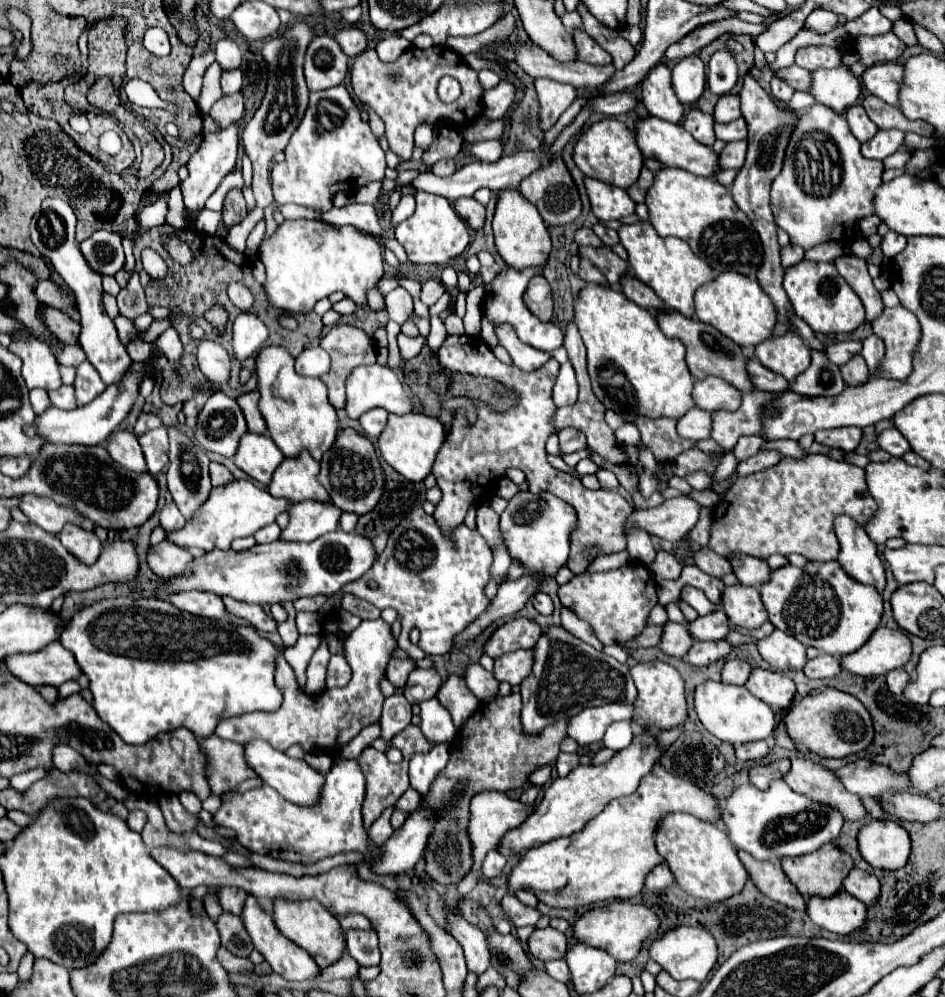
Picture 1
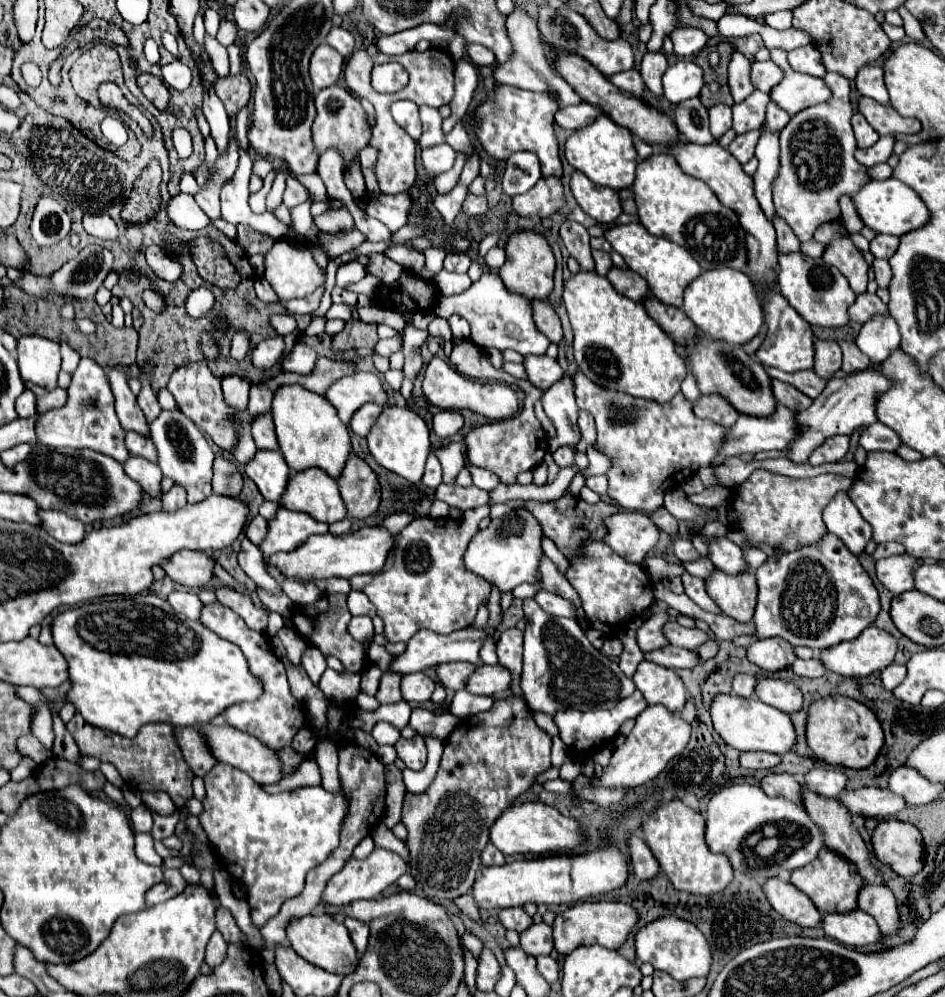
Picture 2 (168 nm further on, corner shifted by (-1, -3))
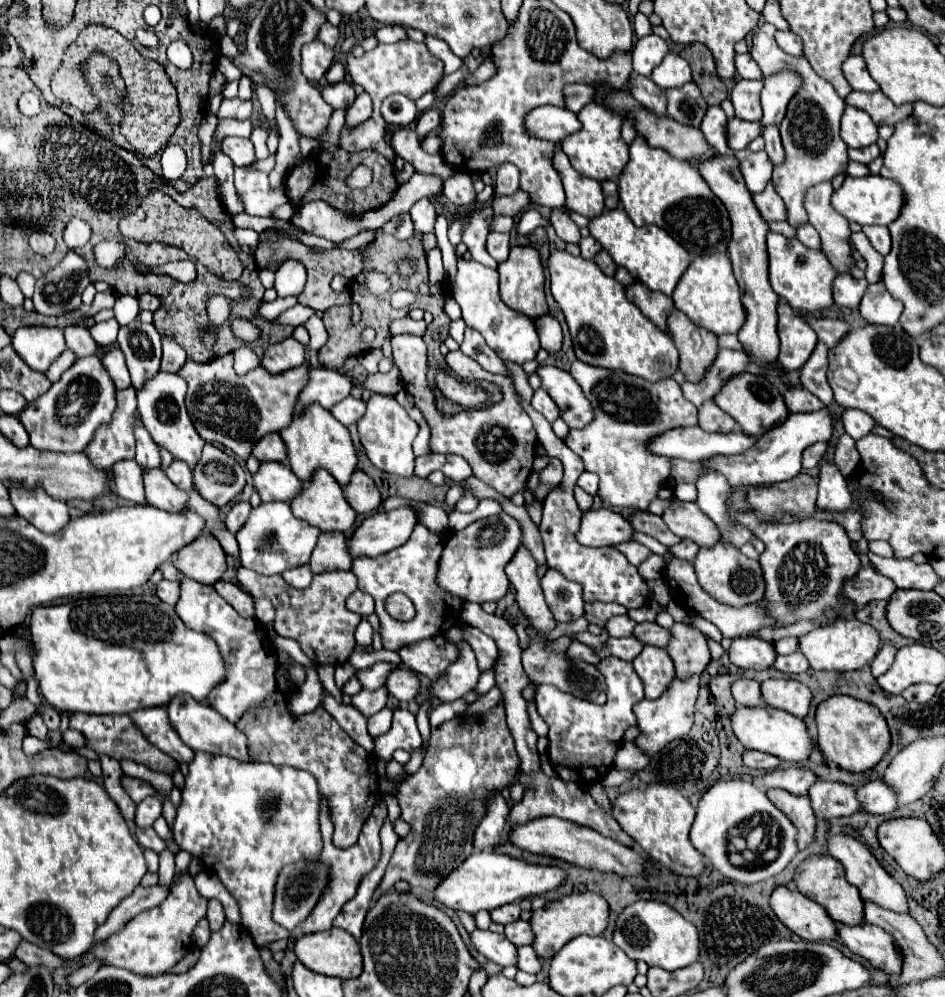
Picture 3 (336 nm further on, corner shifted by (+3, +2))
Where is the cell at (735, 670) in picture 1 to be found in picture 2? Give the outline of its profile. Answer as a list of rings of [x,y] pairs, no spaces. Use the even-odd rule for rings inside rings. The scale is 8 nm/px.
[[[744,673],[734,675],[732,691],[734,691],[736,695],[740,695],[740,697],[752,697],[754,687],[756,687],[756,679],[754,679],[752,675],[744,675]]]

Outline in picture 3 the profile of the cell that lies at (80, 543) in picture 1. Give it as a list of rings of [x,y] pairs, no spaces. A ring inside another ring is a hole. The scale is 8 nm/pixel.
[[[10,486],[8,494],[14,510],[42,532],[60,532],[70,520],[66,502],[52,498],[42,486],[32,490],[24,486]]]

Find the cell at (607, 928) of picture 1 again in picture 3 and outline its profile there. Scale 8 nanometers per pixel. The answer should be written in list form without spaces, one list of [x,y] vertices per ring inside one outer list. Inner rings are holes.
[[[592,892],[562,896],[558,900],[548,902],[544,908],[538,908],[532,912],[532,918],[530,918],[530,926],[534,932],[532,948],[538,958],[552,958],[564,944],[568,944],[576,936],[582,936],[582,934],[600,936],[606,924],[608,924],[608,904],[602,896]]]

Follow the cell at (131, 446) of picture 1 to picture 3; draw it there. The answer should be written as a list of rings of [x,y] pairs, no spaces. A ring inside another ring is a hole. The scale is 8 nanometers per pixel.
[[[148,470],[148,474],[144,474],[144,490],[148,504],[160,510],[172,514],[186,514],[190,510],[188,508],[190,492],[174,486],[172,480],[162,470]]]

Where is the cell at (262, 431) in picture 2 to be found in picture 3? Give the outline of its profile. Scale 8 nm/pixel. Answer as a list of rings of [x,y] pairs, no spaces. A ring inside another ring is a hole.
[[[268,434],[264,440],[260,440],[254,446],[252,456],[262,464],[262,462],[288,462],[288,454],[286,454],[286,444],[280,438],[280,434]]]

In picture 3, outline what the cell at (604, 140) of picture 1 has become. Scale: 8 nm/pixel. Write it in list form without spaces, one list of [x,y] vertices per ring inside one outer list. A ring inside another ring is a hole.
[[[594,102],[592,106],[584,106],[584,110],[580,110],[576,116],[582,122],[582,128],[578,132],[570,134],[568,138],[564,138],[564,142],[562,142],[562,150],[566,152],[572,168],[578,174],[598,180],[598,182],[602,182],[602,180],[616,182],[620,172],[628,164],[628,144],[620,136],[622,116],[598,102]]]

